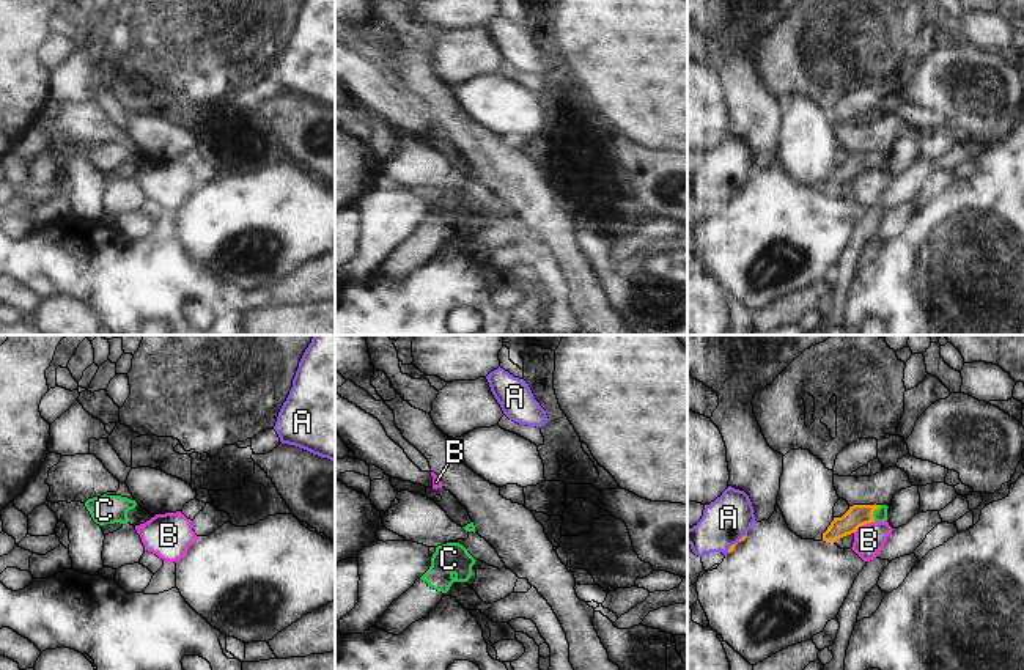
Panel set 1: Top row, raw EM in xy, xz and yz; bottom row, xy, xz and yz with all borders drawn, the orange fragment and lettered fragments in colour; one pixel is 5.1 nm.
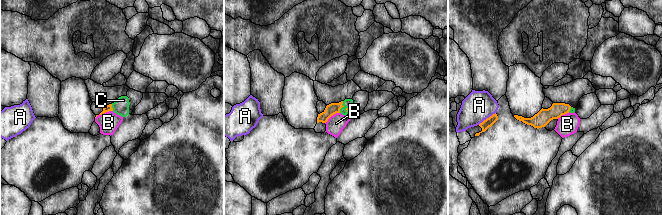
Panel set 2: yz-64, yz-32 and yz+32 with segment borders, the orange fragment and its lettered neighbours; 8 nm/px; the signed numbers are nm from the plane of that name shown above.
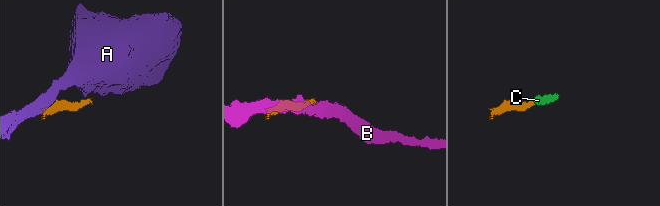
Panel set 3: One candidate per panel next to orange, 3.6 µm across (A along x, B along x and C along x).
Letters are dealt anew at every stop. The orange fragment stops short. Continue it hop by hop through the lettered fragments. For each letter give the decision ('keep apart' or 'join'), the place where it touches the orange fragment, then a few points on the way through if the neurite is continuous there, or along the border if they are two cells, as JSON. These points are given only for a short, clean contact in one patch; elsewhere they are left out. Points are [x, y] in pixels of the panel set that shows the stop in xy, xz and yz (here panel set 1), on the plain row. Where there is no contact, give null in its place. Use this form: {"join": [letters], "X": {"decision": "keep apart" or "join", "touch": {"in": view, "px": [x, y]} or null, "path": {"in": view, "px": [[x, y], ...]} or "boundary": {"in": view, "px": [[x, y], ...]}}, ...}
{"join": ["C"], "A": {"decision": "keep apart", "touch": {"in": "yz", "px": [736, 191]}, "boundary": {"in": "yz", "px": [[746, 181], [727, 200]]}}, "B": {"decision": "keep apart", "touch": {"in": "yz", "px": [862, 172]}, "boundary": {"in": "yz", "px": [[873, 169], [859, 173], [853, 180]]}}, "C": {"decision": "join", "touch": {"in": "yz", "px": [872, 161]}, "path": {"in": "yz", "px": [[856, 164], [872, 161], [880, 162]]}}}

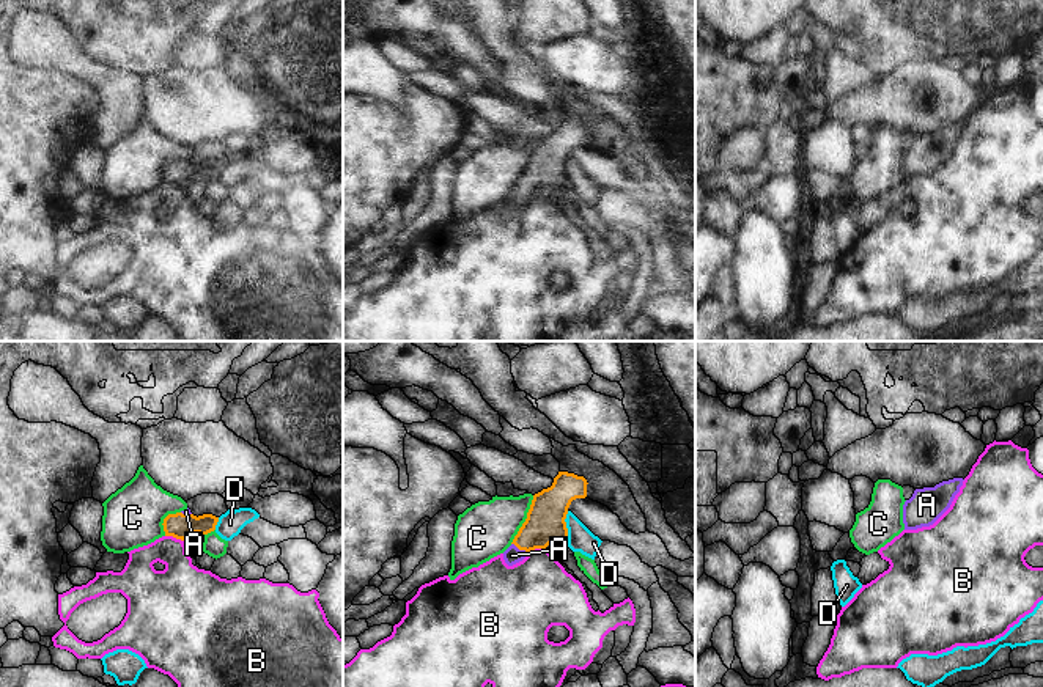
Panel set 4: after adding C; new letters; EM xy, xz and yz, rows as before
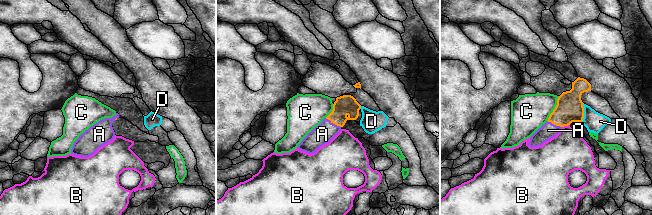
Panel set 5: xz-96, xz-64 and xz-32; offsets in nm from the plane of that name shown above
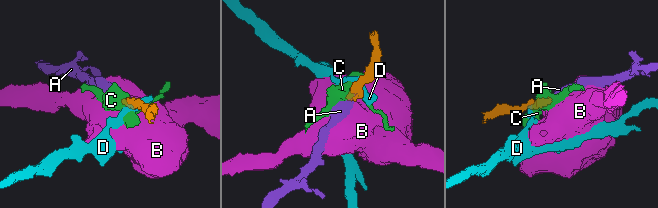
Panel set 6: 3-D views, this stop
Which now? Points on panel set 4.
{"join": ["A"], "A": {"decision": "join", "touch": {"in": "xz", "px": [519, 197]}, "path": {"in": "xz", "px": [[545, 172], [519, 197], [512, 203]]}}, "B": {"decision": "keep apart", "touch": {"in": "xy", "px": [175, 184]}, "boundary": {"in": "xy", "px": [[165, 183], [183, 189]]}}, "C": {"decision": "keep apart", "touch": {"in": "xz", "px": [526, 167]}, "boundary": {"in": "xz", "px": [[534, 143], [527, 165], [510, 191]]}}, "D": {"decision": "keep apart", "touch": {"in": "xz", "px": [565, 173]}, "boundary": {"in": "xz", "px": [[568, 159], [565, 167], [567, 187]]}}}

